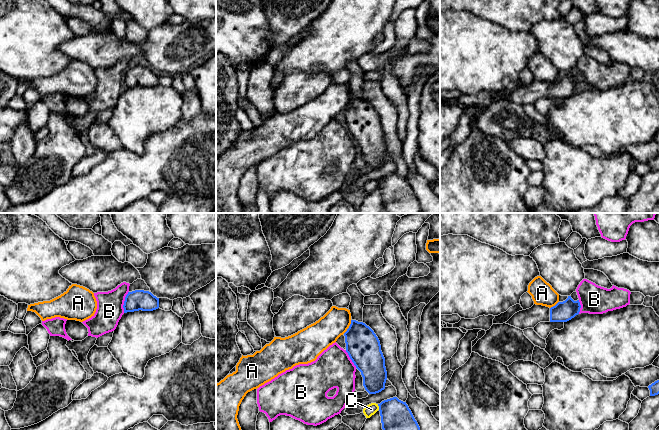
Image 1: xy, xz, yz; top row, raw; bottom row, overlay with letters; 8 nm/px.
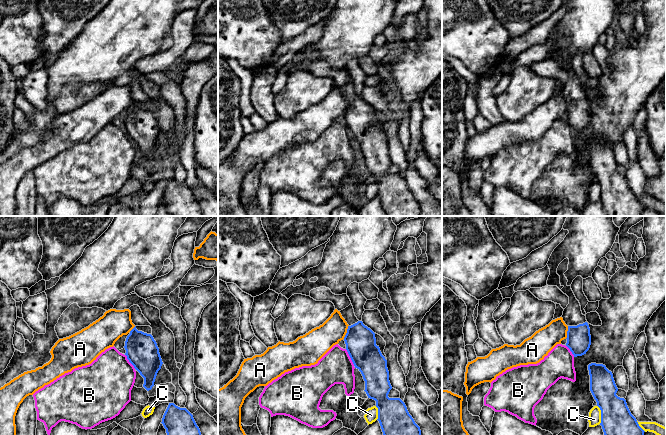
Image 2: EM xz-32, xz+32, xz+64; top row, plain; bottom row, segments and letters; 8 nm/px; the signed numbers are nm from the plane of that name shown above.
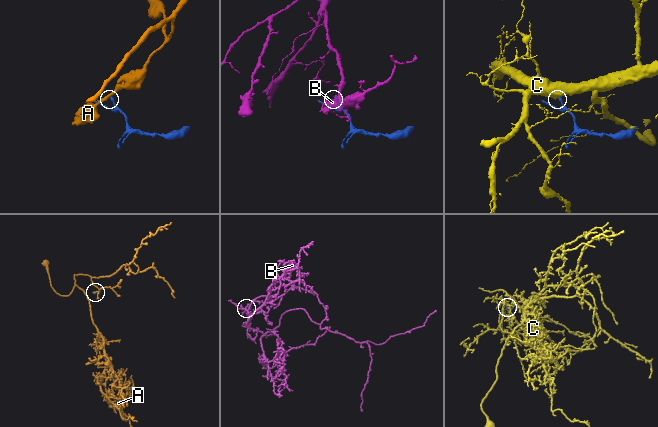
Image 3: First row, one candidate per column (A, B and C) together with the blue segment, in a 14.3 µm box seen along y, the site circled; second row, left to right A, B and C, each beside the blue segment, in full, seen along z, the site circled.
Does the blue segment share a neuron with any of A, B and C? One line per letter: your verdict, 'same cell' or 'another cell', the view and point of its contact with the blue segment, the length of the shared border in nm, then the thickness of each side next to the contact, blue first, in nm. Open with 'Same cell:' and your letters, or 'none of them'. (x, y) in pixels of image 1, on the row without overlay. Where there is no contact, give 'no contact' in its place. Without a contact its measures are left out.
Same cell: none of them
A: another cell; meets blue in xz at (349, 103); contact 130 nm long; 280 nm thick on the blue side, 220 nm on the other
B: another cell; meets blue in xy at (124, 78); contact 180 nm long; 160 nm thick on the blue side, 220 nm on the other
C: another cell; meets blue in xz at (379, 183); contact 50 nm long; 260 nm thick on the blue side, 90 nm on the other

